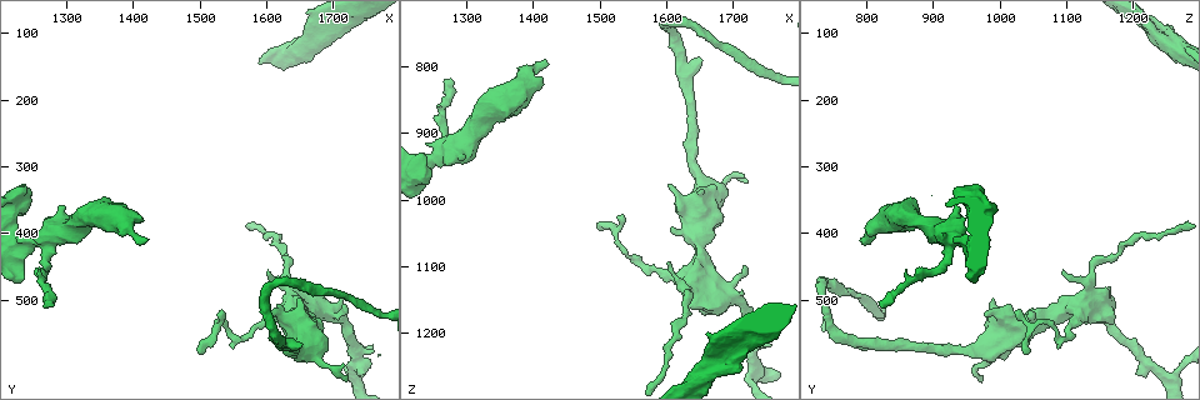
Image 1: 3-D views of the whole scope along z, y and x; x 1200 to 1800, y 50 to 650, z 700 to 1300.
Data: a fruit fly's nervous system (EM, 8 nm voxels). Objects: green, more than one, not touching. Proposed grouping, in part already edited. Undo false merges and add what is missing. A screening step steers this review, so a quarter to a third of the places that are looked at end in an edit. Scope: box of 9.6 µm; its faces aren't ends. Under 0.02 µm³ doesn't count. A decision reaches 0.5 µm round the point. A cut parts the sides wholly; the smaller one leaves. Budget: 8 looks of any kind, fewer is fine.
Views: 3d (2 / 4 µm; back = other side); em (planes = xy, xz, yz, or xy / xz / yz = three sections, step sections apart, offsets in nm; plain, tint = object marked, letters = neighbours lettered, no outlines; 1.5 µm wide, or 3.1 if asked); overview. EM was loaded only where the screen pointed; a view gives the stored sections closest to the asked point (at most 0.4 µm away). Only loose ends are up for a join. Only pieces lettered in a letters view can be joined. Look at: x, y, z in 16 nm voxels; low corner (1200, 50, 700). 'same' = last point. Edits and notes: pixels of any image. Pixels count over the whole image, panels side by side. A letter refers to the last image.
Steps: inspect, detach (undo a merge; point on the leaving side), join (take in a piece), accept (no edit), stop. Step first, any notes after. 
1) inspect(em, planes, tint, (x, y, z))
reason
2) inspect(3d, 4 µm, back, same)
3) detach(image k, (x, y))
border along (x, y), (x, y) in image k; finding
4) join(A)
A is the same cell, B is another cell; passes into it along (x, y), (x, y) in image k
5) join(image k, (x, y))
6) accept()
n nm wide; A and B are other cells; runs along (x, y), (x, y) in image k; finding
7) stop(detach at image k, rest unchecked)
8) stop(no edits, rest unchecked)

inspect(em, planes, letters, (1600, 460, 1095))
thin end

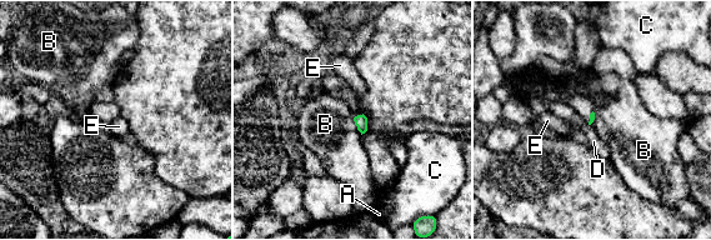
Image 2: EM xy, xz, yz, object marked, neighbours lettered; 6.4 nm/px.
accept()
A, B, C, D and E are other cells; border along (353, 118), (361, 135) in image 2; no lettered piece goes on from it

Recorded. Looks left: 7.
inspect(3d, 4 µm, (1270, 510, 825))
branch stops here

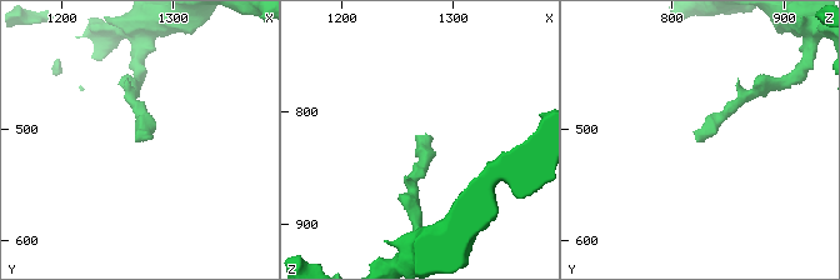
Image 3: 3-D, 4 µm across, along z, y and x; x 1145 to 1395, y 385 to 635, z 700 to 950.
inspect(em, xz, step 4, letters, (1266, 510, 822))

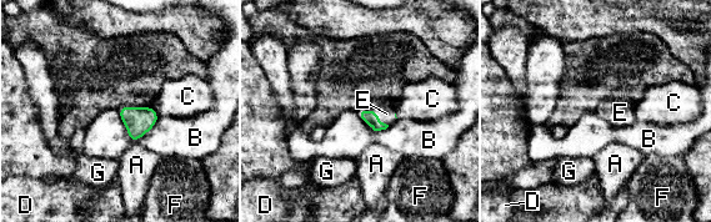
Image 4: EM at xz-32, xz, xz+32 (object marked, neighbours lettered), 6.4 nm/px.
join(E)
E touches over 220 nm; E is the same cell, A, B, C, D, F and G are other cells; it goes on there

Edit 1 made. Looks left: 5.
inspect(3d, 4 µm, (1420, 410, 790))
end of a long branch

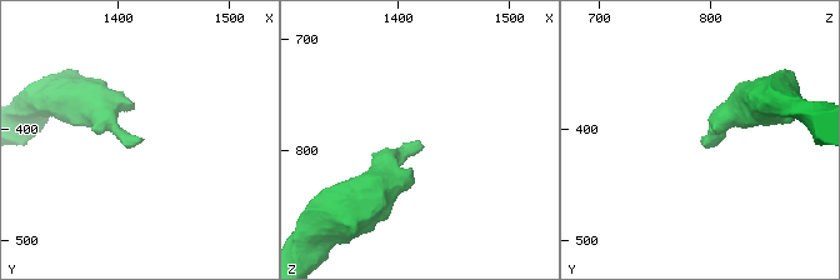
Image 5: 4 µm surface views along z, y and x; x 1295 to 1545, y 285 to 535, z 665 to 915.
inspect(em, planes, letters, (1418, 410, 790))

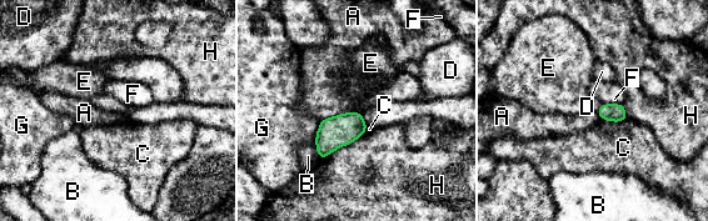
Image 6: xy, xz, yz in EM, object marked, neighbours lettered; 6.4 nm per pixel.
accept()
H touches over 340 nm; A, B, C, D, E, F, G and H are other cells; none of them fits

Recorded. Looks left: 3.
stop(join at image 4, rest unchecked)

